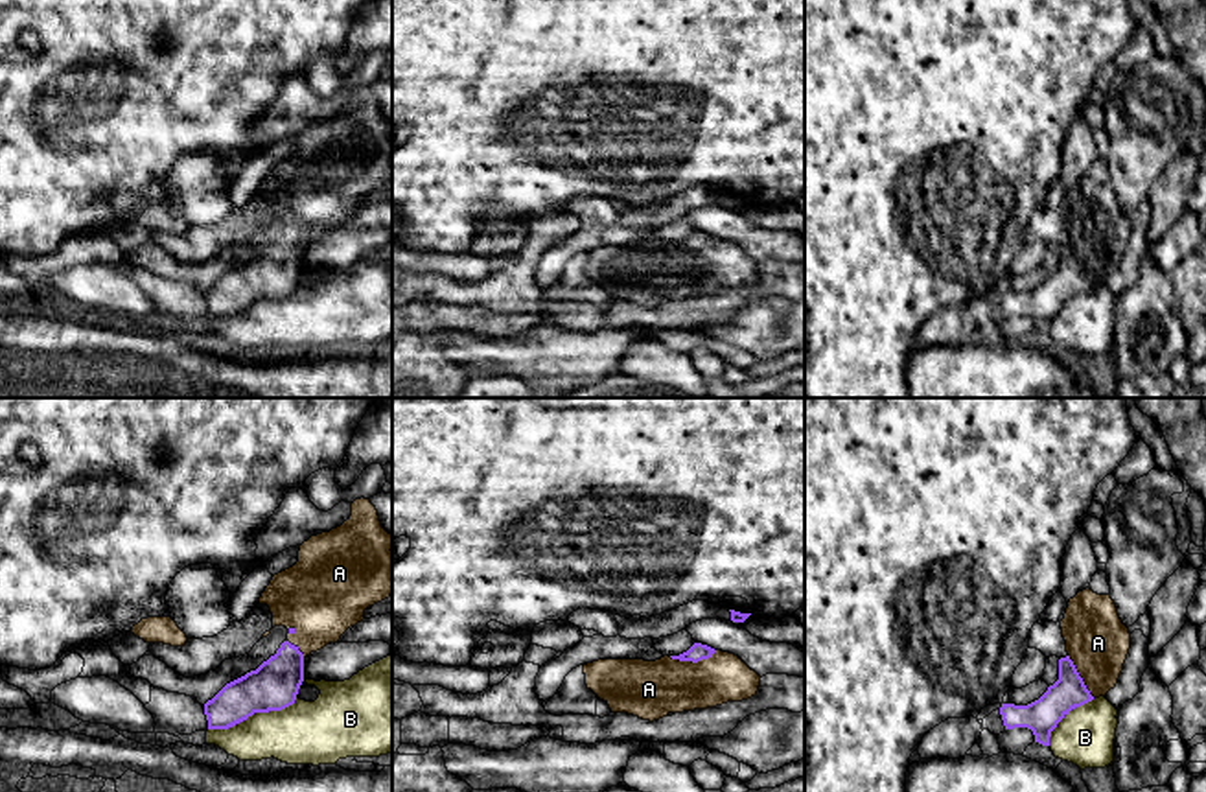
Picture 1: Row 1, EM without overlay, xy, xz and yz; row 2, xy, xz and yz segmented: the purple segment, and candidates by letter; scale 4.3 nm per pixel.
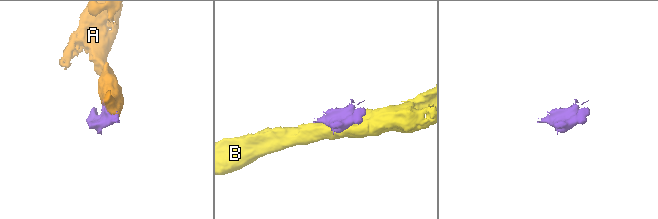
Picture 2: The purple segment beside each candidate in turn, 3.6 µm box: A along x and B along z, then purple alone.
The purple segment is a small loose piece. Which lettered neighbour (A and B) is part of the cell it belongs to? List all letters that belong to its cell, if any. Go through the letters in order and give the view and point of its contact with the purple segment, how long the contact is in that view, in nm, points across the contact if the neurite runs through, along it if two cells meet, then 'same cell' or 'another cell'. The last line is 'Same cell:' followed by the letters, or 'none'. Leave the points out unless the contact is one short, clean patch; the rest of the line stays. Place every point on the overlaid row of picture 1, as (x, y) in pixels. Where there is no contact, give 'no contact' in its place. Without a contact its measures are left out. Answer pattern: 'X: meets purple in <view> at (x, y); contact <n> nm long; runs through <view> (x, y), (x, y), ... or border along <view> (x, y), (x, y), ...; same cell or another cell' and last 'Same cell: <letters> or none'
A: meets purple in xz at (693, 662); contact 220 nm long; same cell
B: meets purple in xy at (253, 713); contact 420 nm long; another cell
Same cell: A

